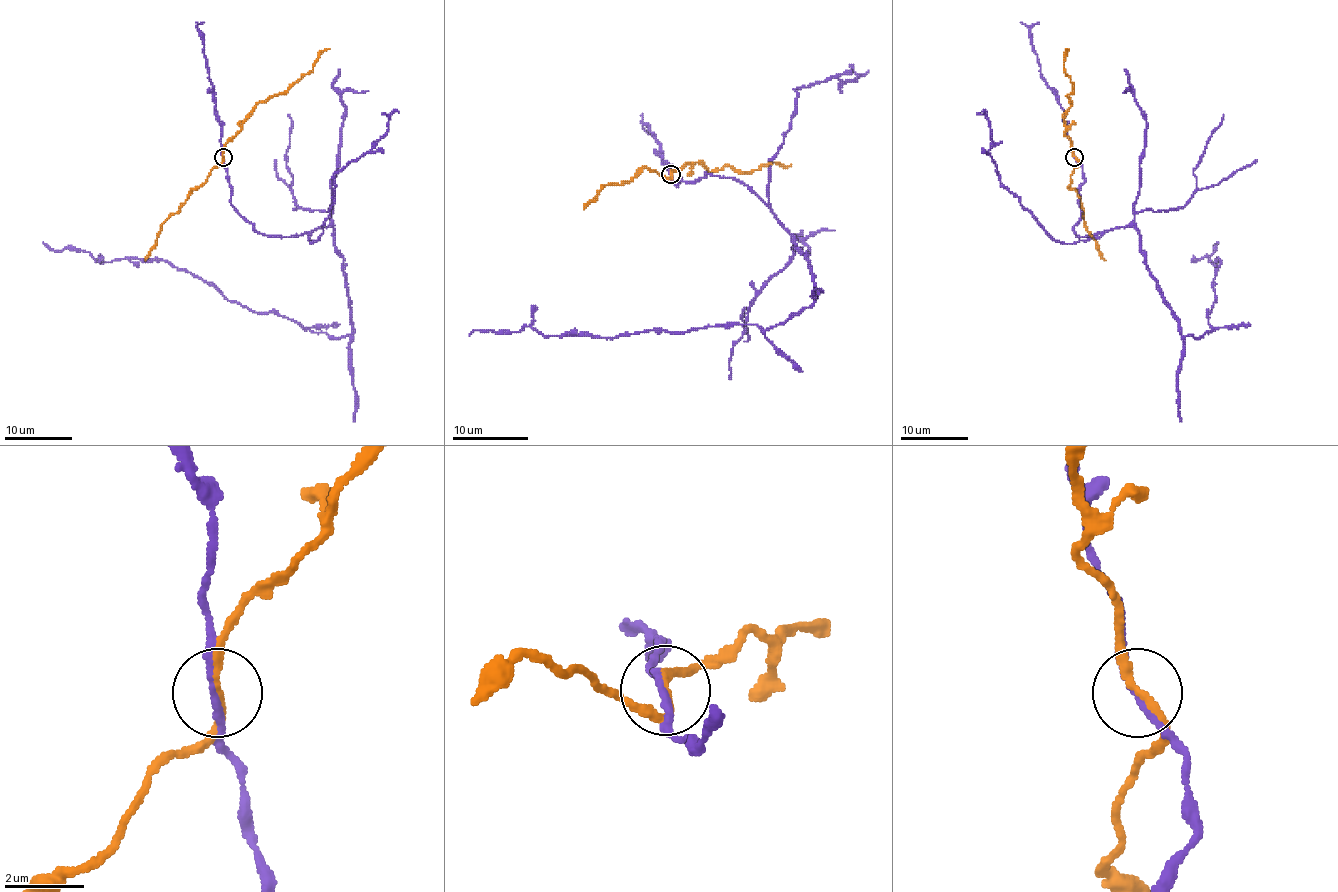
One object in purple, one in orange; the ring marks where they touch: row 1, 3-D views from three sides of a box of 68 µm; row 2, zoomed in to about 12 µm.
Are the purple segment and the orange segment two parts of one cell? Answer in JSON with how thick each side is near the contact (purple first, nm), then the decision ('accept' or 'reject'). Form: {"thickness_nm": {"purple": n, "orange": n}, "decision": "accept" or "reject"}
{"thickness_nm": {"purple": 160, "orange": 180}, "decision": "reject"}

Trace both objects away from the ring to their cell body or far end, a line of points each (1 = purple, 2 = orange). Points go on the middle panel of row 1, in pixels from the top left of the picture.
1: (670, 174), (676, 185), (710, 174), (742, 181), (806, 254), (813, 302), (761, 330), (469, 335)
2: (670, 174), (697, 162), (710, 172), (729, 166), (744, 172), (759, 170), (772, 162), (791, 164)

